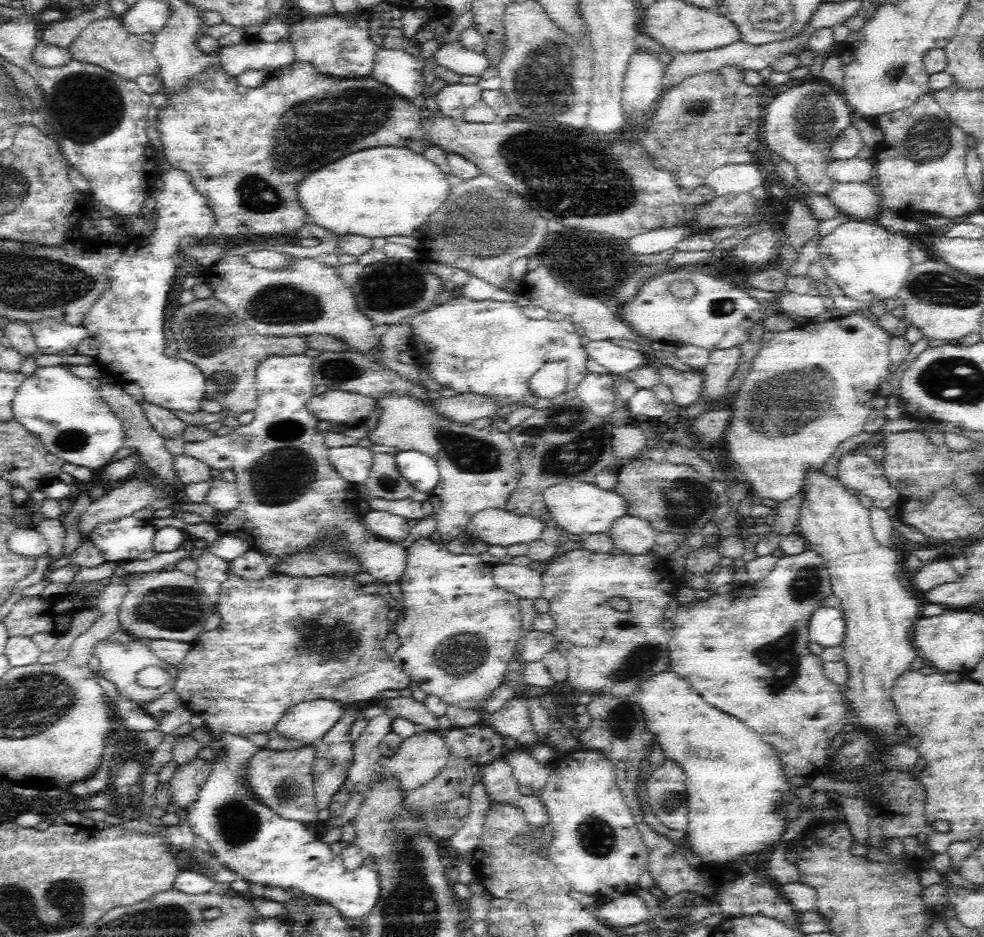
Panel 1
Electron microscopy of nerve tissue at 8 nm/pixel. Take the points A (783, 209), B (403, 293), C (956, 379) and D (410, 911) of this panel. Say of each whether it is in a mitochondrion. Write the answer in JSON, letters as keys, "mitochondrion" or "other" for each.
{"A":"other","B":"mitochondrion","C":"mitochondrion","D":"mitochondrion"}

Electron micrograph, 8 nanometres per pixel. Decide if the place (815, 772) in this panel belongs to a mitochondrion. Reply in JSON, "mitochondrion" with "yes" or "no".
{"mitochondrion":"no"}

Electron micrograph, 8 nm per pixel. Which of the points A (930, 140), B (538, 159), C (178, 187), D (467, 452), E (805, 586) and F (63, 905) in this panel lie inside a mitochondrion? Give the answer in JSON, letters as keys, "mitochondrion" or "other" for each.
{"A":"mitochondrion","B":"mitochondrion","C":"other","D":"mitochondrion","E":"mitochondrion","F":"mitochondrion"}

